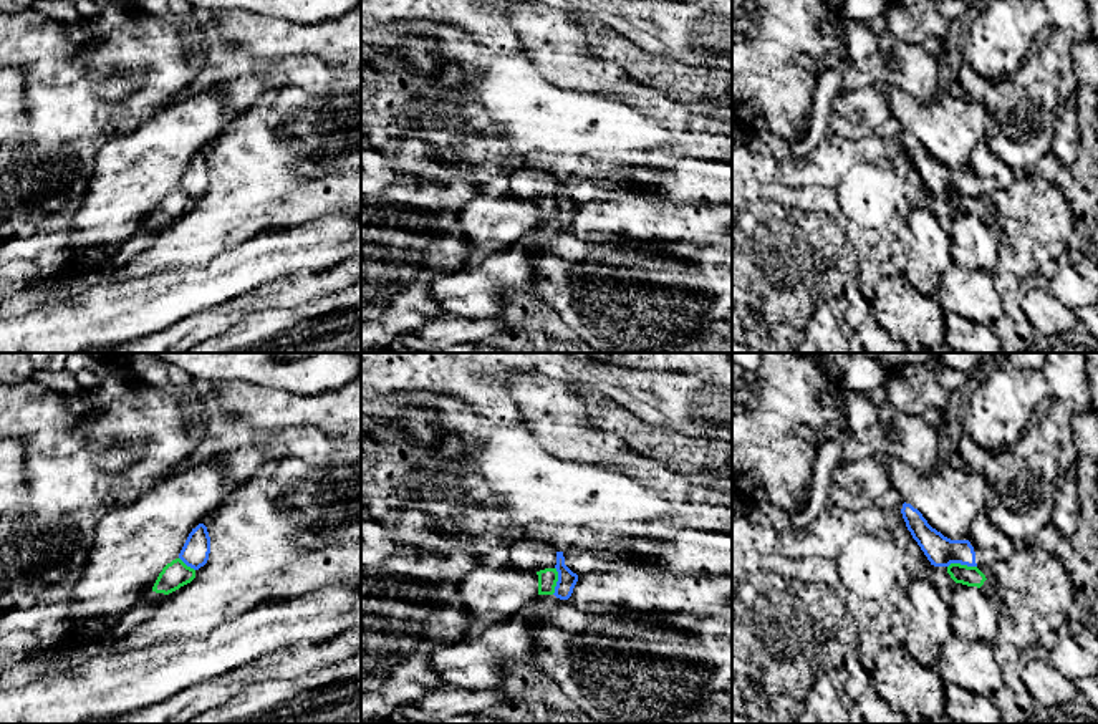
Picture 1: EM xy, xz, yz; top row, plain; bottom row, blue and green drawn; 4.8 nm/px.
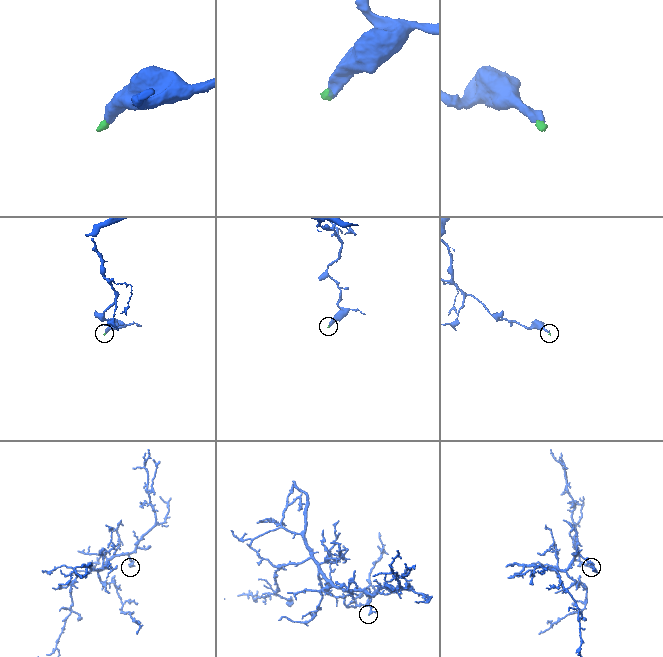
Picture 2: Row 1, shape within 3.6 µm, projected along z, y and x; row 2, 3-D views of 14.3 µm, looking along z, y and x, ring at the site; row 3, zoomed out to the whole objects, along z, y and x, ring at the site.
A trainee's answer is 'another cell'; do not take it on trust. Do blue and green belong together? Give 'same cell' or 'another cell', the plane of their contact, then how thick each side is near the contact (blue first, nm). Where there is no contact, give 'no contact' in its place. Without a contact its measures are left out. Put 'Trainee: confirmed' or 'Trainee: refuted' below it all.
another cell; meets blue in yz; 140 nm thick on the blue side, 100 nm on the other
Trainee: confirmed

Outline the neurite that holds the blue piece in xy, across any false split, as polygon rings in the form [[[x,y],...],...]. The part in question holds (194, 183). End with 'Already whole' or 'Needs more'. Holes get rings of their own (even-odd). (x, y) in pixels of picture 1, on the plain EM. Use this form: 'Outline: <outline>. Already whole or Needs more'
Outline: [[[199,152],[192,161],[189,162],[179,187],[190,197],[199,199],[204,195],[209,189],[210,182],[210,166],[207,161],[207,156],[204,152]]]. Already whole

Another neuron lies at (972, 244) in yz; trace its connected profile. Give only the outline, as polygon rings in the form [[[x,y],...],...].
[[[954,212],[949,235],[954,263],[992,273],[999,272],[1002,230],[997,225],[987,227],[977,215]]]

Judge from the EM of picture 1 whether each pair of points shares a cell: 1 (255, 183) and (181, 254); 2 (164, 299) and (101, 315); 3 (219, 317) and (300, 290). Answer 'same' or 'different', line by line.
1: same
2: same
3: same

